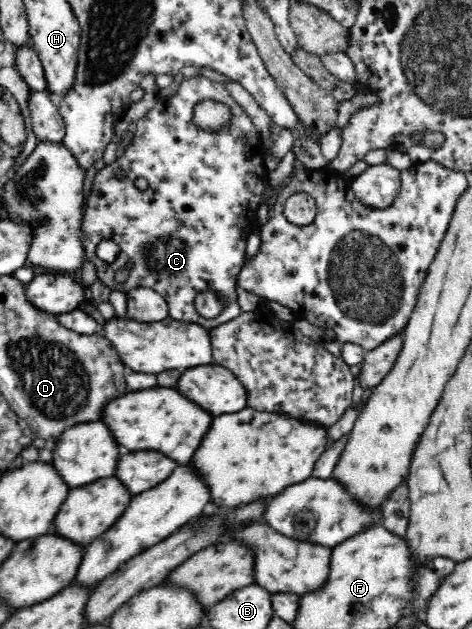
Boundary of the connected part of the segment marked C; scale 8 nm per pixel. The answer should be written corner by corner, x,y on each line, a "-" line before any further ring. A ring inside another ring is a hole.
202,75
188,79
180,77
177,83
179,88
176,93
172,94
170,98
157,96
157,103
154,108
150,109
141,119
136,121
137,129
133,139
128,148
124,150
124,155
119,158
119,169
122,170
124,177
118,178
116,176
114,166
104,165
92,181
92,190
95,195
91,196
85,204
84,222
82,222
82,243
84,243
84,254
86,258
92,261
96,267
97,278
112,291
121,291
126,294
130,290
133,290
133,288
152,288
158,295
166,299
169,316
174,320
198,323
206,330
212,330
212,328
216,328
216,326
220,326
220,324
236,318
236,316
242,312
237,301
237,280
239,272
246,264
245,248
248,238
250,238
251,234
258,234
260,231
260,226
256,221
258,219
258,207
260,206
260,202
262,202
262,194
264,194
264,190
266,190
267,183
269,182
269,171
266,169
266,165
264,165
266,147
263,144
260,131
254,126
254,123
251,121
248,113
243,109
243,106
238,104
236,99
232,98
230,92
225,88
224,83
215,82
-
204,99
222,102
230,107
232,118
230,118
230,124
228,124
226,128
220,128
220,130
216,130
216,132
209,132
209,130
202,130
194,126
192,122
193,110
195,106
-
138,178
145,178
147,180
148,188
146,190
140,190
136,187
134,182
136,182
-
101,240
113,240
118,244
120,251
114,262
105,262
96,255
96,246
98,246
-
120,268
128,268
129,270
129,277
123,283
116,282
116,279
114,279
116,271
120,270
-
200,292
218,292
226,299
226,304
224,304
222,312
220,312
216,318
204,318
198,314
198,311
195,309
195,296
200,294

